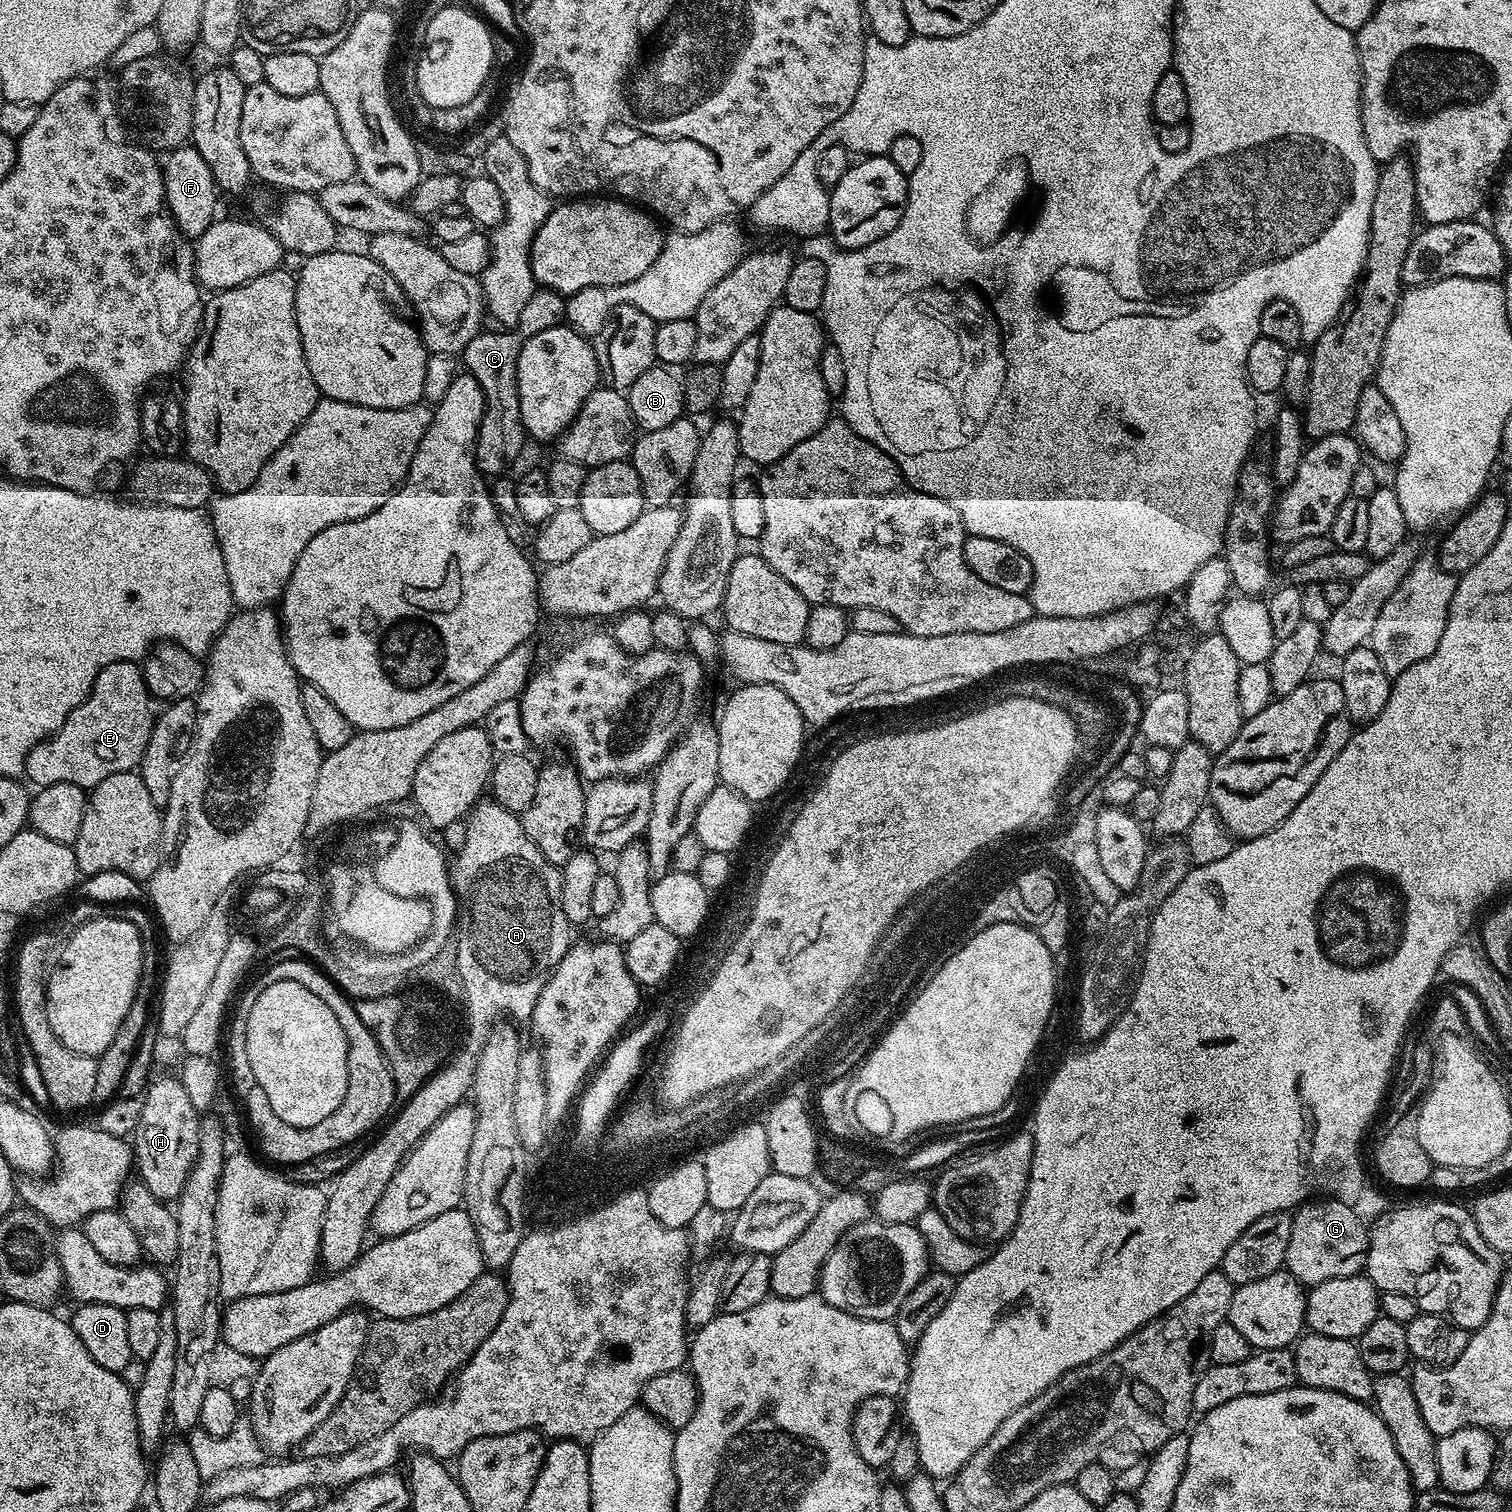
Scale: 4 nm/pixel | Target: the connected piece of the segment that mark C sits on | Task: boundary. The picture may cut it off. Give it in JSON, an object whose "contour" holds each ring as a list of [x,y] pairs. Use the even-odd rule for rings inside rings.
{"contour":[[[481,330],[477,336],[470,338],[465,346],[462,359],[467,375],[473,376],[484,392],[484,413],[476,435],[476,465],[488,478],[496,478],[504,472],[524,452],[526,433],[520,417],[518,402],[518,354],[522,343],[512,330]]]}

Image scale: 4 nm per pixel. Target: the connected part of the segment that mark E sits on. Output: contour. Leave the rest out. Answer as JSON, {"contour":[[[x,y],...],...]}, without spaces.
{"contour":[[[119,660],[106,666],[98,674],[90,694],[70,713],[56,735],[30,750],[24,763],[24,776],[32,779],[37,789],[70,782],[91,790],[102,778],[110,778],[110,774],[139,769],[154,723],[151,703],[139,663]]]}

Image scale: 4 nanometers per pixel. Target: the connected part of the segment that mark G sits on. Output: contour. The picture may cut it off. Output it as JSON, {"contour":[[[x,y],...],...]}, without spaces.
{"contour":[[[1316,1198],[1295,1209],[1290,1230],[1290,1246],[1286,1246],[1284,1268],[1295,1280],[1305,1286],[1330,1282],[1330,1278],[1346,1278],[1365,1271],[1368,1262],[1369,1229],[1364,1228],[1357,1209],[1350,1204],[1331,1198]]]}

